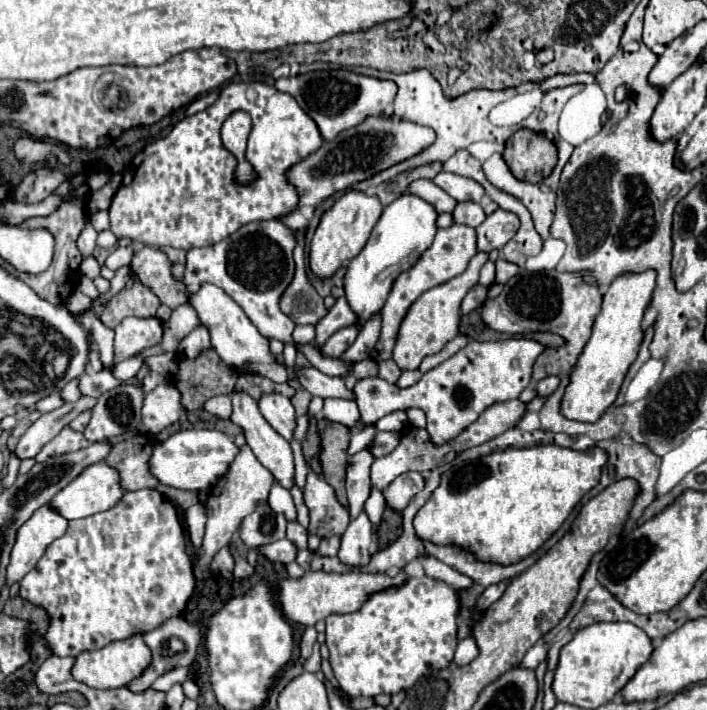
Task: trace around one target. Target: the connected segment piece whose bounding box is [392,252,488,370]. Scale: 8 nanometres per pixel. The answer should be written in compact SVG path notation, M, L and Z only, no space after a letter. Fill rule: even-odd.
M478 252L466 272L462 272L460 276L448 280L442 286L436 286L428 292L424 292L408 310L408 314L402 320L400 332L398 332L398 340L394 346L394 362L400 366L400 370L416 370L422 362L422 358L440 352L452 338L458 336L458 326L460 326L460 304L464 300L464 296L468 294L468 290L478 282L478 274L480 268L484 266L484 262L488 260L486 252Z

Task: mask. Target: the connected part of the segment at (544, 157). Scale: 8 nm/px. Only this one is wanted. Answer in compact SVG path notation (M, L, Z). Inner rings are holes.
M520 128L506 142L506 164L518 180L540 182L552 174L556 162L556 144L540 132Z

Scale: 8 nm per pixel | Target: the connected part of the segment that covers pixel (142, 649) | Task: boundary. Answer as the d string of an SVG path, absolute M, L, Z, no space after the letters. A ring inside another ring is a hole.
M132 636L126 640L112 642L100 650L78 654L76 664L72 668L72 676L90 688L102 688L102 690L122 688L122 686L128 686L132 680L140 678L144 670L150 668L150 664L152 664L152 652L144 644L142 636Z

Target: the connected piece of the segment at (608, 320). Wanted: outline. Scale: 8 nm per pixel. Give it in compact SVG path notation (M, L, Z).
M644 270L640 274L620 274L604 292L602 310L596 316L592 336L584 346L576 368L570 374L570 384L562 398L562 414L578 422L596 422L616 400L630 364L636 360L644 340L642 320L652 300L656 286L656 272Z

